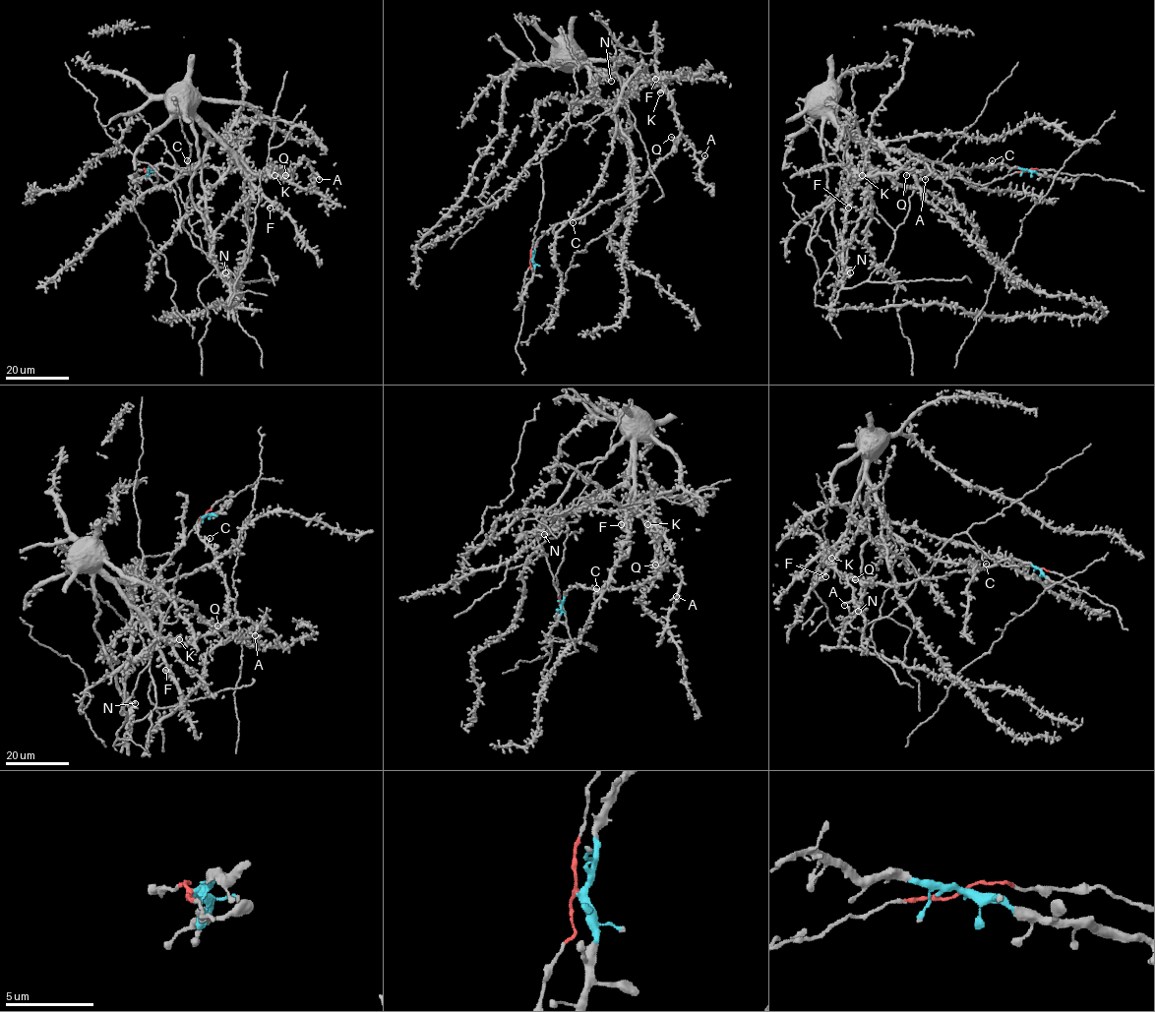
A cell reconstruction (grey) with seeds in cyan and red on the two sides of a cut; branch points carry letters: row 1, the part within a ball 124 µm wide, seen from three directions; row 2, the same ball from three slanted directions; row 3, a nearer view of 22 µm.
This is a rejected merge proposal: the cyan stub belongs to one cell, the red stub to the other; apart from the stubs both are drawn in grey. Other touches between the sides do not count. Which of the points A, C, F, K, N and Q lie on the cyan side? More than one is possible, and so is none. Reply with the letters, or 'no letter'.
A, C, K, Q

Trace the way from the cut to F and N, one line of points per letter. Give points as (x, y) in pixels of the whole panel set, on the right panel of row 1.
F: (1028, 170), (982, 185), (929, 170), (893, 229), (872, 207), (863, 145), (839, 127), (851, 179), (848, 208)
N: (1028, 170), (982, 185), (929, 170), (909, 199), (884, 265), (865, 281), (843, 287), (850, 272)

